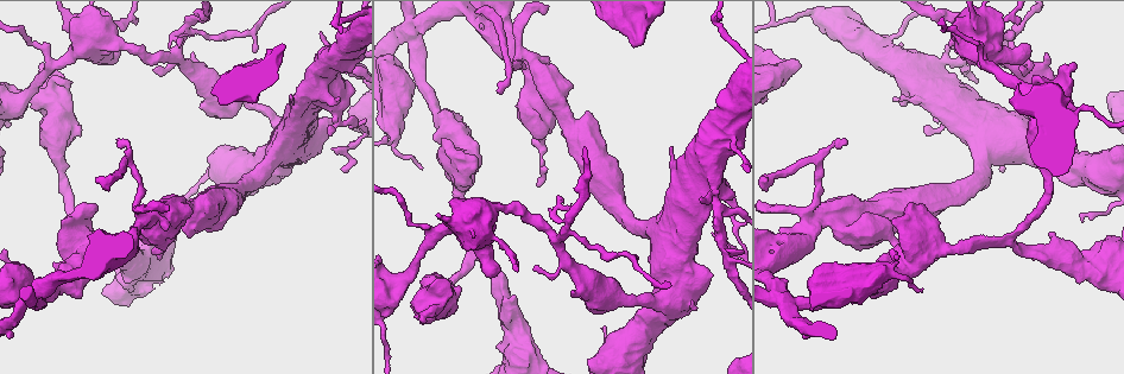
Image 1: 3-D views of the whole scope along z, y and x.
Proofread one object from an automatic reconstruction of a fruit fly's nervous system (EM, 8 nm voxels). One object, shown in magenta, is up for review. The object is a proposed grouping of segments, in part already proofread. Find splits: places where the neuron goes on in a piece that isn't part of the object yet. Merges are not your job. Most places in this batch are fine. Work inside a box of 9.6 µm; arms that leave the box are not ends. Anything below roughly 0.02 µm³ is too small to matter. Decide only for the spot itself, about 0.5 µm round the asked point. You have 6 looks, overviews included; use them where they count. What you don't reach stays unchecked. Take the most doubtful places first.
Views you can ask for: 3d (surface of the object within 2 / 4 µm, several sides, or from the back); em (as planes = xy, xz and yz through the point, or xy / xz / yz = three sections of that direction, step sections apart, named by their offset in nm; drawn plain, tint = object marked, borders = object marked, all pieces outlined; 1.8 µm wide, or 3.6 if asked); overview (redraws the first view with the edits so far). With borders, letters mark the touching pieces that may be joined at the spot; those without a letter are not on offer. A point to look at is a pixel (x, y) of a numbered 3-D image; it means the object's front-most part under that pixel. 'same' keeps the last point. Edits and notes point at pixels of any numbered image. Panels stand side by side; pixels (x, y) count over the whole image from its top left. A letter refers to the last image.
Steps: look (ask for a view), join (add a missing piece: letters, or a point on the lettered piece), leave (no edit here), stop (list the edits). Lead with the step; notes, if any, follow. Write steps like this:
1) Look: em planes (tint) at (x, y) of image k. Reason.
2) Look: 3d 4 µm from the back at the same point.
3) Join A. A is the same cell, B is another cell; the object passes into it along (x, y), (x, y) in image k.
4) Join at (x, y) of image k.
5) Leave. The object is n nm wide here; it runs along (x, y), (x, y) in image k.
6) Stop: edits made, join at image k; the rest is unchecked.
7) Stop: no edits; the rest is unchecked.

Look: em xy step 4 (borders) at (782, 297) of image 1. Sharp bend.

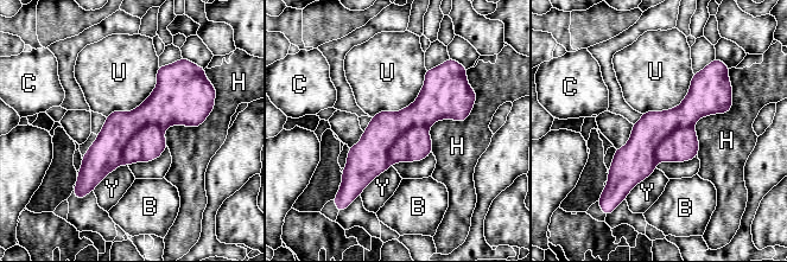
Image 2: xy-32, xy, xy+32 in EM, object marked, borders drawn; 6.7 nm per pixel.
Leave. The object is 360 nm wide here; B, C, H, U and Y are other cells; it runs along (729, 102), (699, 102), (610, 176) in image 2; none of them fits.

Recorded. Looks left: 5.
Look: 3d 4 µm at (641, 42) of image 1. Thick end.

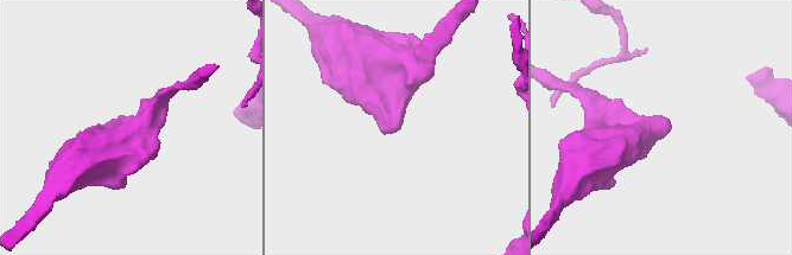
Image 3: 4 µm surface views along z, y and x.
Look: em planes (plain) at (396, 124) of image 3. Shape alone is not enough.

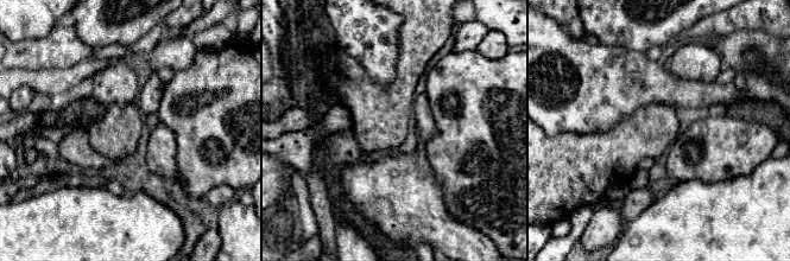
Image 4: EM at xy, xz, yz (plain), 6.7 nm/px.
Look: em planes (borders) at the same point.

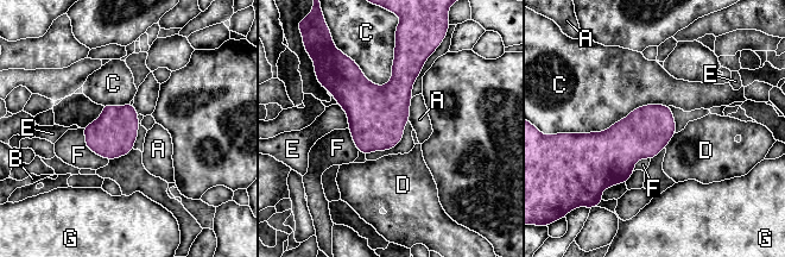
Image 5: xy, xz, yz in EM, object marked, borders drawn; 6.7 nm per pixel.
Leave. A, B, C, D, E, F and G are other cells; a border runs along (675, 132), (664, 148) in image 5; none of them fits.

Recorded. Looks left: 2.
Look: 3d 4 µm at (672, 146) of image 1. Stops while still wide.

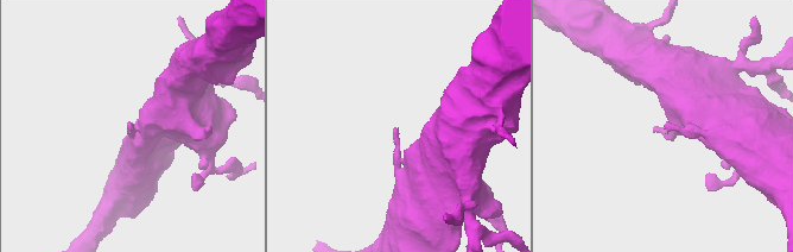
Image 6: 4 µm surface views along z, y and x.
Look: em 3.6 µm planes (borders) at (395, 127) of image 6.

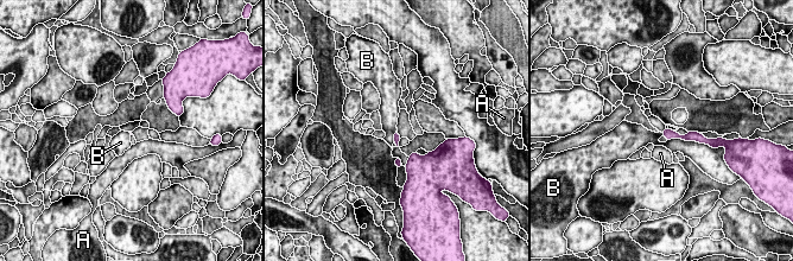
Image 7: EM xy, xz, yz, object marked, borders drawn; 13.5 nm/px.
Leave. A and B are other cells; it runs along (665, 133), (679, 137), (697, 134) in image 7; no lettered piece goes on from it.

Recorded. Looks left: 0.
Stop: no edits; the rest is unchecked.

